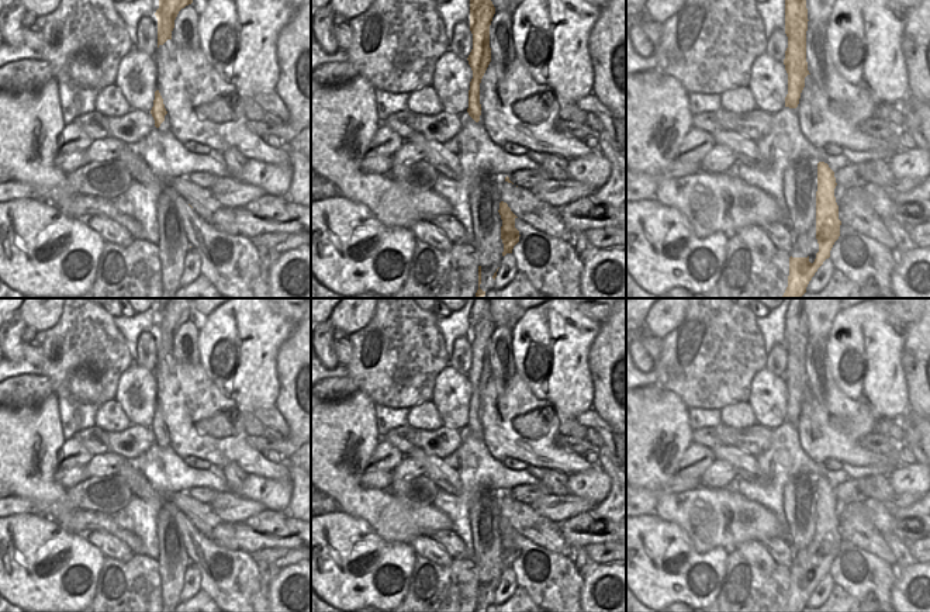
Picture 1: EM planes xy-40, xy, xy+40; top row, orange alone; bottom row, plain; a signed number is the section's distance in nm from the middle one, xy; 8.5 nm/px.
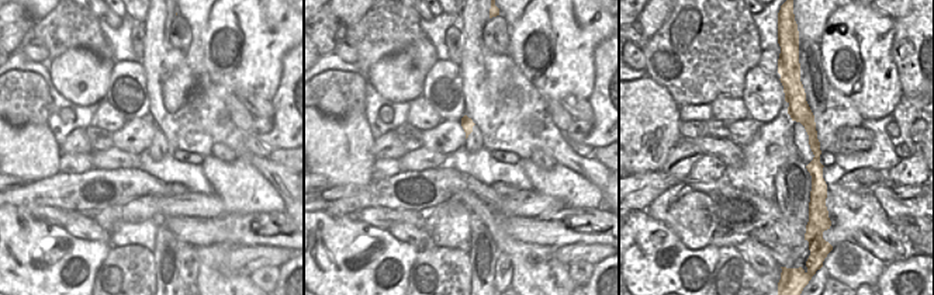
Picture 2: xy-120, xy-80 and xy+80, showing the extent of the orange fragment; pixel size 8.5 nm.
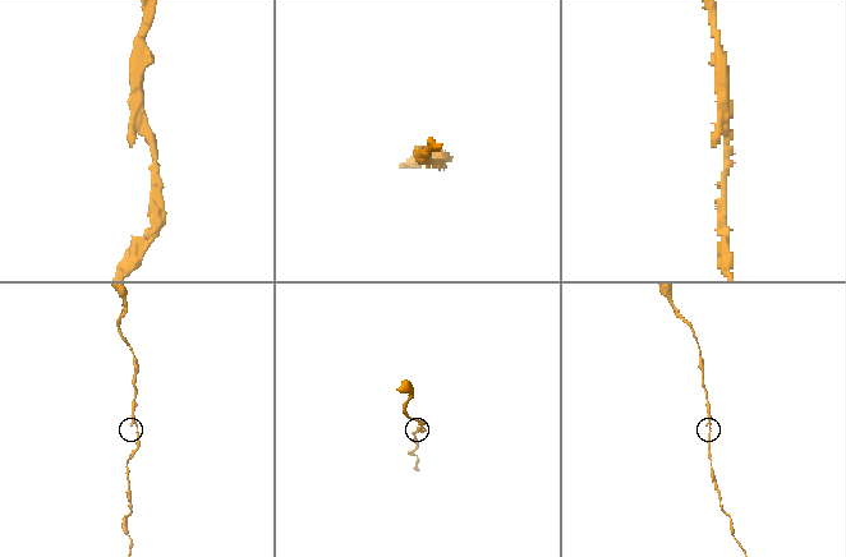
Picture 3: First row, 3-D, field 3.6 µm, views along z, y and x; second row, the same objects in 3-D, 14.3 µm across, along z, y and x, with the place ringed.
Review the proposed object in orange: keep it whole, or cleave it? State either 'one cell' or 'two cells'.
one cell

